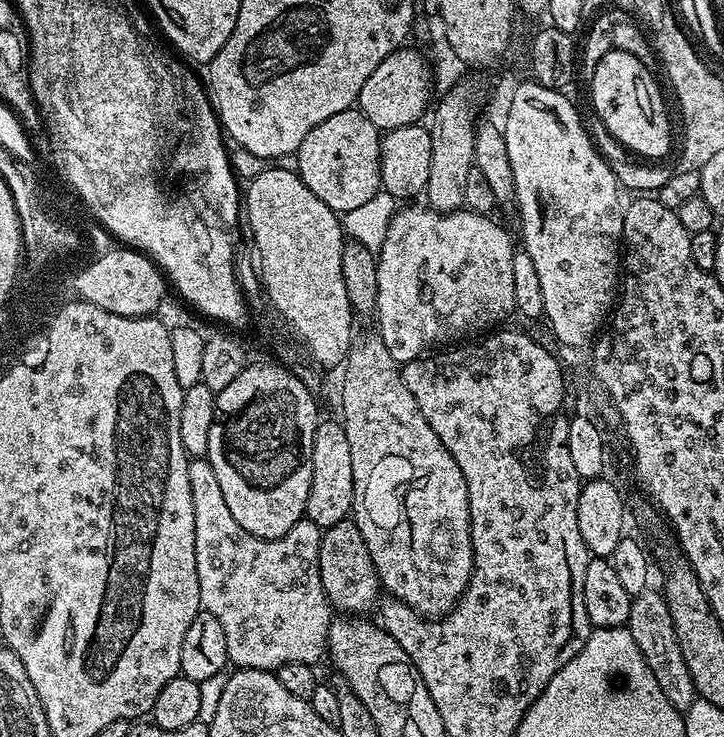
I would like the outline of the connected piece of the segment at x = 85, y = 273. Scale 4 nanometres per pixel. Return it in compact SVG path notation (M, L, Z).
M127 246L113 247L105 256L97 256L76 276L79 299L89 300L102 310L123 316L150 316L157 311L164 296L166 280L161 269L139 250Z

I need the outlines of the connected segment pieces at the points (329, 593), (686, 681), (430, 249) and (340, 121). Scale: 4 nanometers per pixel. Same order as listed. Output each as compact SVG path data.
M355 519L334 522L334 526L321 531L318 570L322 574L326 598L337 613L368 614L372 607L372 611L377 607L376 595L381 595L382 585Z
M649 590L634 596L626 627L630 634L634 634L634 643L638 650L642 650L642 658L654 673L662 694L670 698L670 706L674 706L679 712L687 712L689 706L698 699L696 687L694 678L690 678L690 670L686 670L686 658L682 658L678 634L674 634L674 618L670 618L670 606L666 606L663 595L659 591Z
M412 206L399 209L394 215L389 224L389 229L386 230L385 240L379 246L376 262L378 266L378 306L376 307L374 320L375 323L380 323L378 335L382 338L382 342L386 342L386 350L390 350L390 358L394 358L397 364L401 366L410 363L412 360L419 360L421 356L427 355L429 350L435 349L437 346L450 346L499 327L502 320L510 314L513 315L516 307L513 266L513 254L516 251L516 246L512 244L509 234L492 220L493 217L485 213L469 212L465 208L441 213L426 206L422 206L422 208L418 206L408 207Z
M359 107L347 108L342 110L342 114L334 114L334 118L326 118L326 122L314 126L314 130L310 130L310 134L306 134L306 138L302 138L302 146L298 146L298 150L294 153L295 171L300 173L302 182L306 182L309 190L318 194L318 198L322 198L322 202L326 202L326 206L330 206L330 210L334 210L338 214L345 214L364 205L381 191L381 139L381 129L376 128L374 122L370 122L370 118L366 118L366 114L360 112Z

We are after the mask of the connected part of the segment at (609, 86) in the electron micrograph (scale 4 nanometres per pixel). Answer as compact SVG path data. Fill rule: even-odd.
M608 50L590 73L590 80L595 119L602 121L613 138L632 154L649 156L649 161L656 162L661 159L659 156L667 154L672 144L672 128L668 125L664 96L652 75L653 69L638 62L634 54Z

